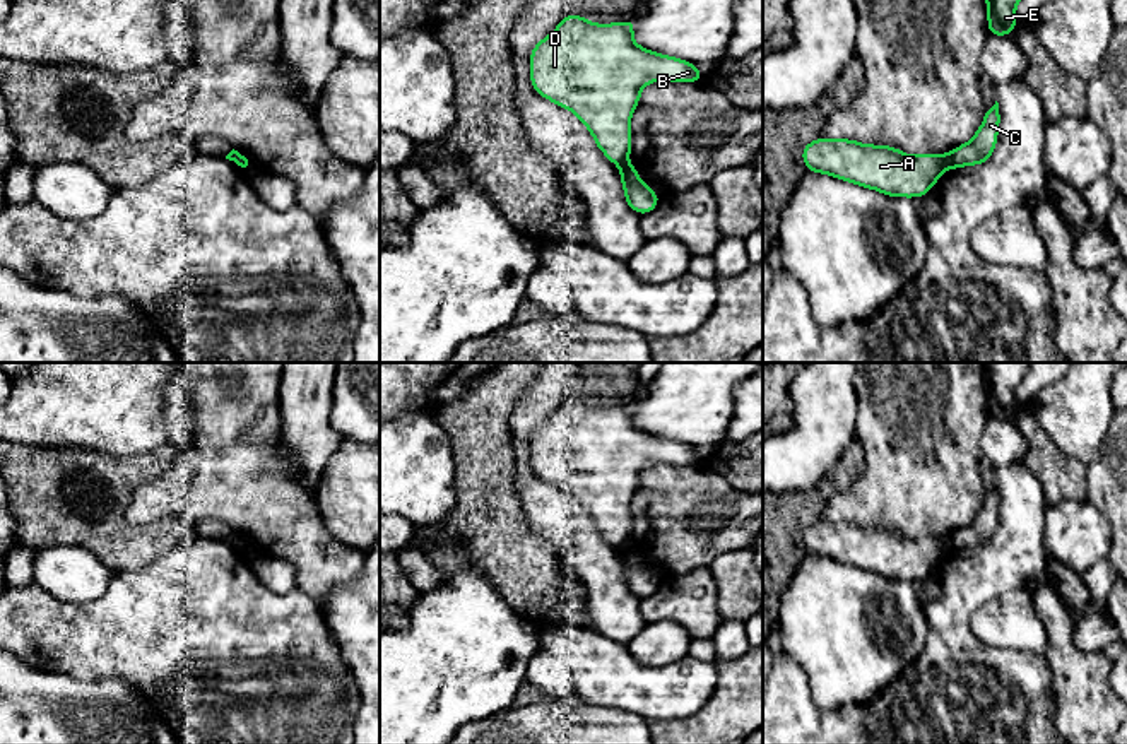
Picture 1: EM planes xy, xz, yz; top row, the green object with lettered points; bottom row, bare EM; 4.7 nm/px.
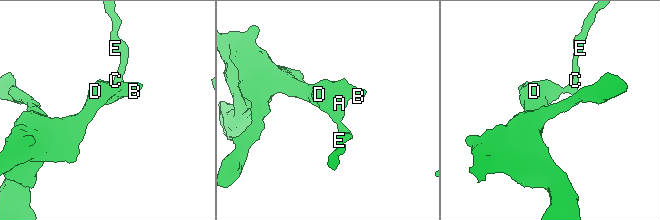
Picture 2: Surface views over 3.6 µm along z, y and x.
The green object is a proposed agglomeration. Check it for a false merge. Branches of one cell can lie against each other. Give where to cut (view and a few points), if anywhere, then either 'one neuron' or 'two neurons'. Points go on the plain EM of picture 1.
cut in yz along (948, 537), (949, 549); two neurons

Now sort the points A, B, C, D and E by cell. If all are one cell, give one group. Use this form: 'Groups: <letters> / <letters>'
Groups: A B D / C E

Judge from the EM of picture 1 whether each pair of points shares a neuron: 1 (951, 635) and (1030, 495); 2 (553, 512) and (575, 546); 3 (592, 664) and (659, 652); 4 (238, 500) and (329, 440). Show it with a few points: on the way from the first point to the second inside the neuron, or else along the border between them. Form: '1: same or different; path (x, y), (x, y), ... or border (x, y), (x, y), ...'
1: same; path (956, 601), (1018, 539), (1020, 529)
2: same; path (561, 520), (573, 537)
3: different; border (626, 645), (643, 664), (674, 662)
4: different; border (281, 423), (281, 445), (295, 455), (313, 496)

